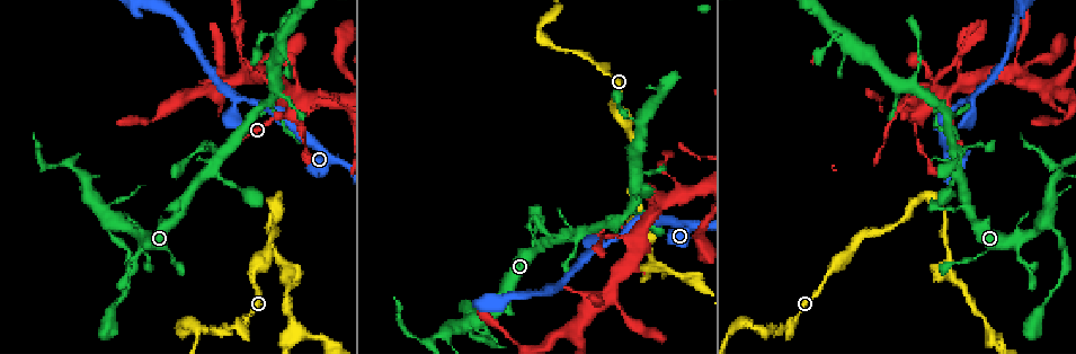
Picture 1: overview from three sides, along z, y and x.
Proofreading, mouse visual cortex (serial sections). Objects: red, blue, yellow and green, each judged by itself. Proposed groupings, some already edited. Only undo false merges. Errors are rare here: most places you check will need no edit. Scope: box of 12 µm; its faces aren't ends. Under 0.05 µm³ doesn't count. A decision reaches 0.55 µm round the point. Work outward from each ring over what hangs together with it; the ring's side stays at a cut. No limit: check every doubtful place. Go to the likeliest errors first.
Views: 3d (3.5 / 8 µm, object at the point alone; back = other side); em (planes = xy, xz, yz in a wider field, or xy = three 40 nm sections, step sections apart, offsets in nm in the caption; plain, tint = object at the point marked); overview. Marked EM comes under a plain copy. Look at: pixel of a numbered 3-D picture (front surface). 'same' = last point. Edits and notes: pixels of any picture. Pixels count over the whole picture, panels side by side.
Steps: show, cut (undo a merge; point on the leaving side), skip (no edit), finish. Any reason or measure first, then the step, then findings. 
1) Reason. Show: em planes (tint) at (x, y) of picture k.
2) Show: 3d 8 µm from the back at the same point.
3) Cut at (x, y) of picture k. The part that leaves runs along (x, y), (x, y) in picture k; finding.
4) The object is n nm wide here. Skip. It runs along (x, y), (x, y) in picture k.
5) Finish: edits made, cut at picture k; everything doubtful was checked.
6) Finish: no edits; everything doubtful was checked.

Thick turns thin. Show: 3d 3.5 µm at (1018, 255) of picture 1.

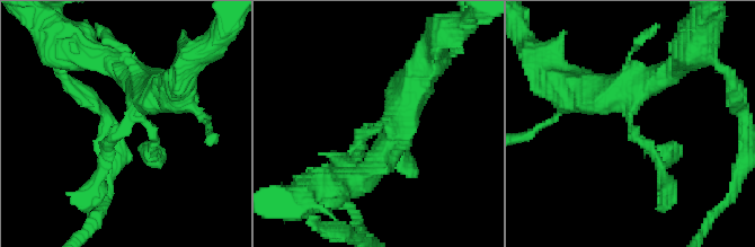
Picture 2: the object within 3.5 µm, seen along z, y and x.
Show: em planes (tint) at (629, 125) of picture 2.

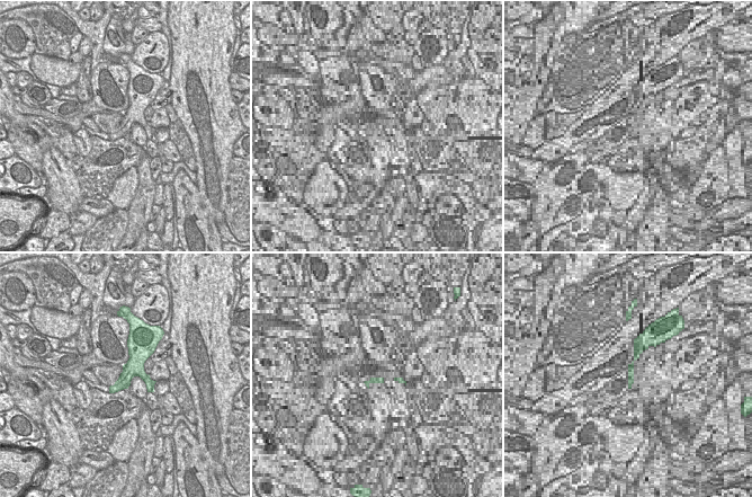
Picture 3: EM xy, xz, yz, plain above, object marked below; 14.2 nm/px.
Skip. It runs along (592, 90), (630, 100), (630, 124), (667, 184) in picture 2; all the same cell.

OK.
Arms part here. Show: 3d 3.5 µm at (1050, 228) of picture 1.

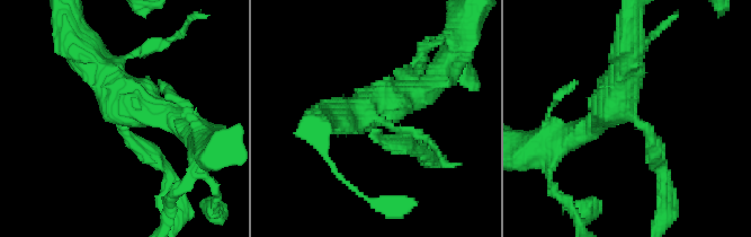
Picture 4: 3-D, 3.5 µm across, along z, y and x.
Need the tissue. Show: em xy step 2 (tint) at (118, 110) of picture 4.

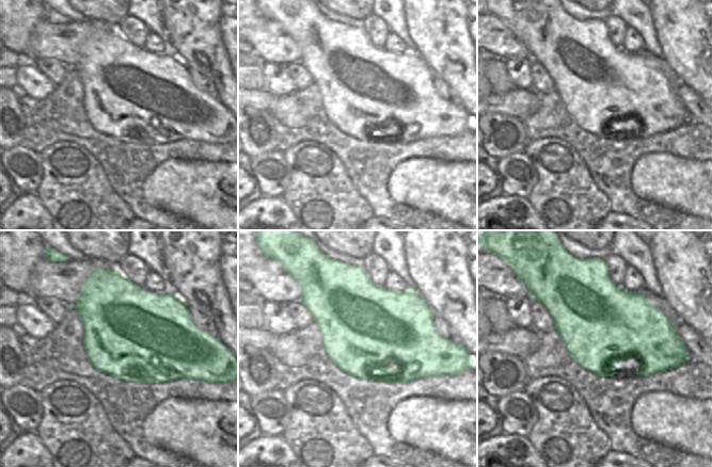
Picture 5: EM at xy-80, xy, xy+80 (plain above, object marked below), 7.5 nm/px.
Skip. It runs along (187, 129), (125, 97), (73, 42) in picture 4; one cell here.

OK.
Side arm on a straight run. Show: 3d 3.5 µm at (293, 322) of picture 1.

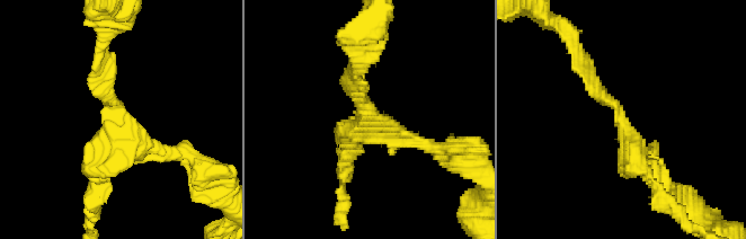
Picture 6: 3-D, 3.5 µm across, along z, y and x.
3 arms meet here; the arms are 200, 200, 300 nm wide. Show: em planes (tint) at (620, 115) of picture 6.

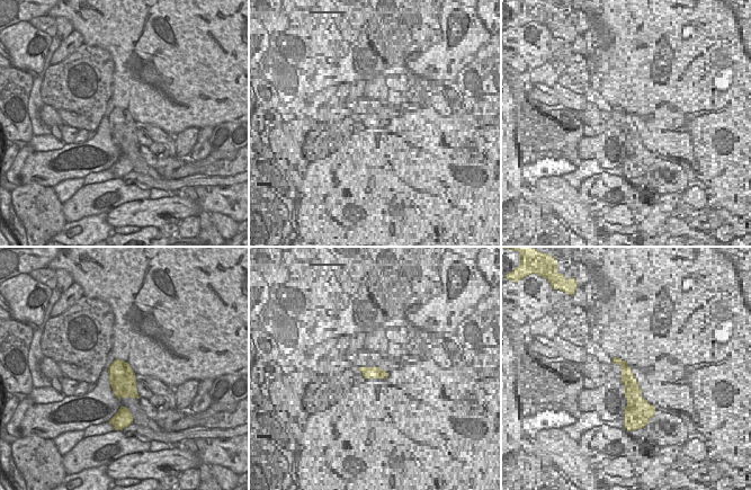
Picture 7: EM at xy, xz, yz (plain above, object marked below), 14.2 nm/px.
Skip. It runs along (101, 59), (112, 114), (171, 152) in picture 6; continuous, no second cell.

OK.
Three-way junction. Show: 3d 3.5 µm at (239, 98) of picture 1.

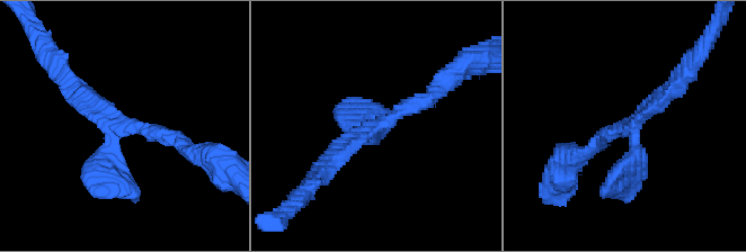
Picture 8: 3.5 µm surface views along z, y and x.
3 arms meet here; the arms are 200, 250, 300 nm wide; need the tissue. Show: em xy step 3 (tint) at (119, 125) of picture 8.

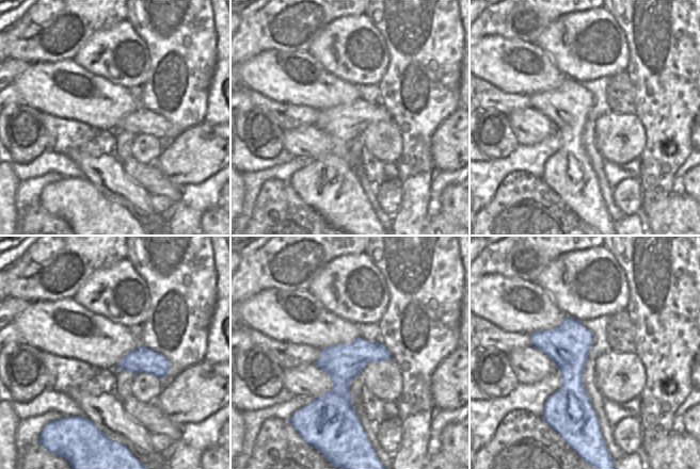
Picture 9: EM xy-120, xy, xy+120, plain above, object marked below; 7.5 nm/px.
Skip. It runs along (435, 92), (373, 126), (325, 172) in picture 8; continuous, no second cell.

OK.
Finish: no edits; everything doubtful was checked.

